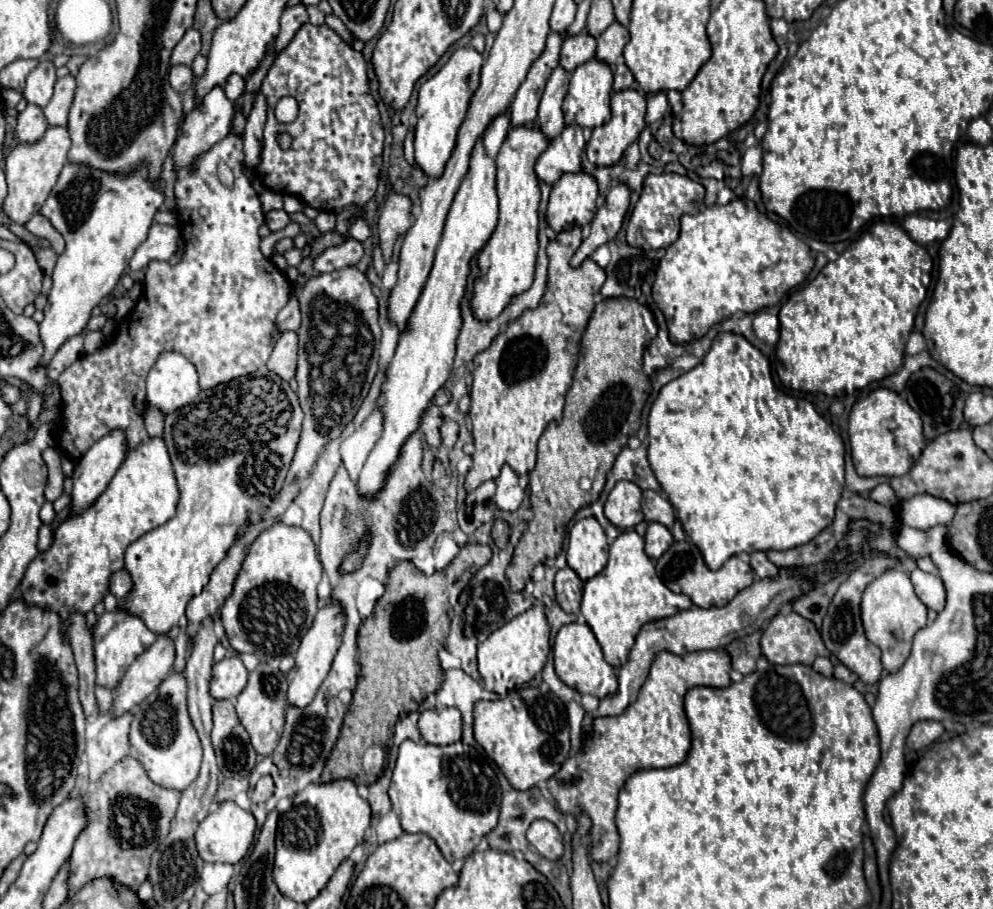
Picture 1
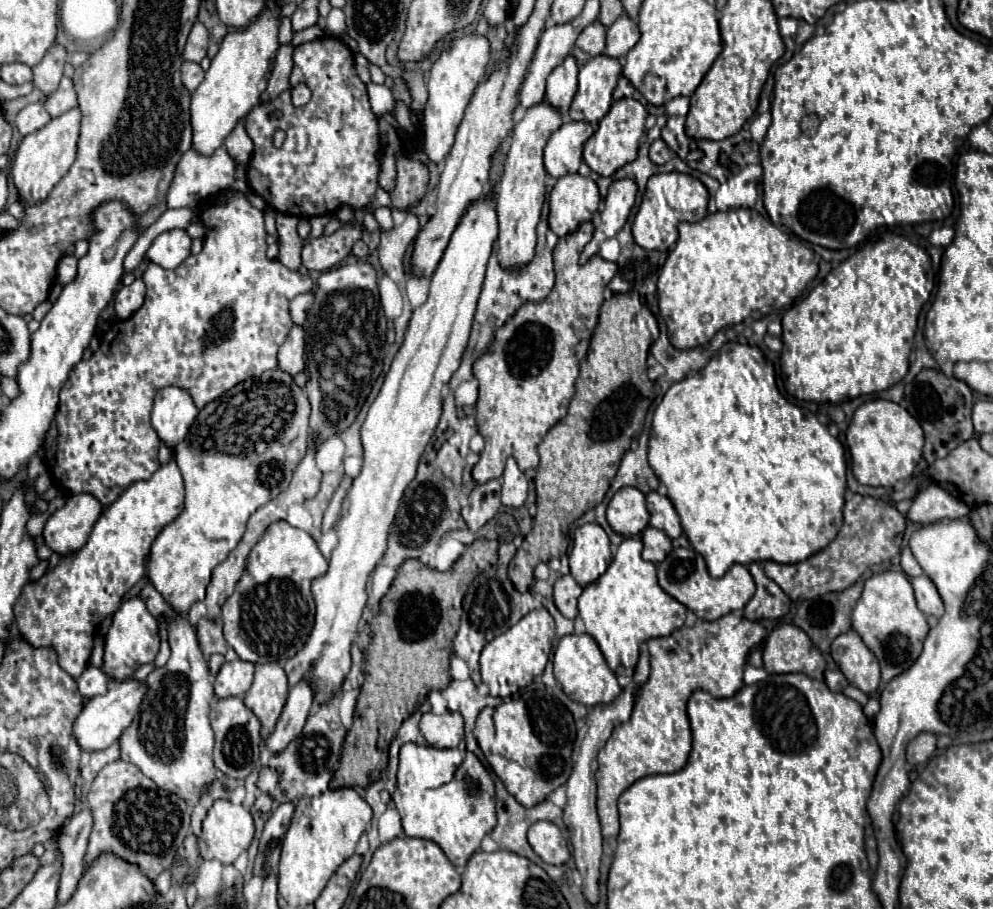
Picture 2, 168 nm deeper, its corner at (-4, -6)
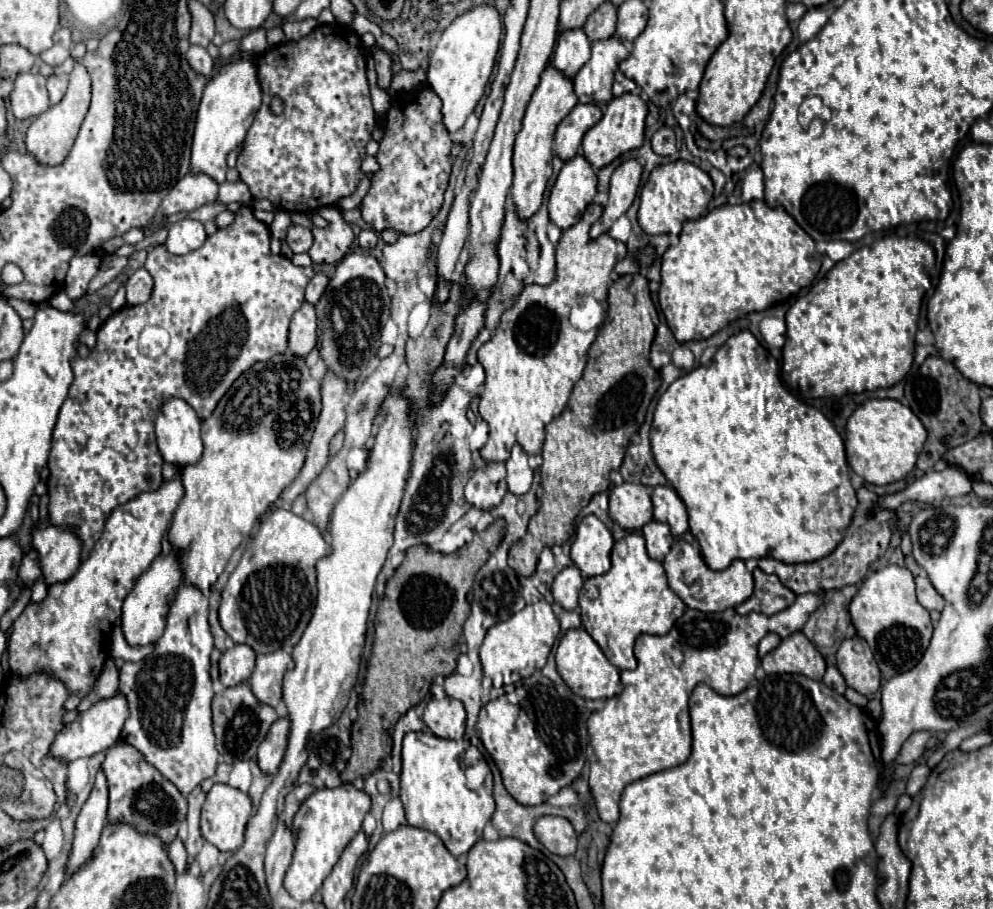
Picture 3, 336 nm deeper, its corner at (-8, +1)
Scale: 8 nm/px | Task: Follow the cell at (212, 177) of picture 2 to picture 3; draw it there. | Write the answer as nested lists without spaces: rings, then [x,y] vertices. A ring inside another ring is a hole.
[[[187,173],[179,183],[171,189],[171,193],[163,199],[163,213],[189,213],[205,203],[213,203],[217,199],[219,185],[207,175],[191,175]]]

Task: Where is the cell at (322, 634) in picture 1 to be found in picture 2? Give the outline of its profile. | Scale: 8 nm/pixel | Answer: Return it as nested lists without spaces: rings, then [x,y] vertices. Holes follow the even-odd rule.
[[[301,678],[291,690],[287,704],[277,720],[273,734],[267,738],[267,748],[271,752],[283,750],[293,738],[297,738],[305,726],[305,720],[313,706],[313,686],[307,678]]]

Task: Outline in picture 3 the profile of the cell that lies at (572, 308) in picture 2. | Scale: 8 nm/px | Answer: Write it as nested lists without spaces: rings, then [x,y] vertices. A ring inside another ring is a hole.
[[[591,203],[579,223],[563,231],[555,251],[557,273],[551,285],[525,285],[513,307],[501,315],[501,323],[491,339],[477,353],[487,375],[479,403],[479,415],[489,425],[489,441],[481,449],[487,461],[505,463],[515,443],[529,455],[541,453],[545,425],[555,415],[561,415],[573,385],[583,375],[587,349],[597,331],[573,329],[569,311],[581,295],[593,295],[599,303],[607,303],[609,275],[615,263],[627,253],[625,243],[613,239],[609,233],[603,233],[599,239],[589,237],[589,227],[601,213],[603,207]]]

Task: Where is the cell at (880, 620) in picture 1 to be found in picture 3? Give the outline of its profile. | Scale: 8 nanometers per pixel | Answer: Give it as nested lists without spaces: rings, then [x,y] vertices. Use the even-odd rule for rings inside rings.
[[[887,565],[865,577],[857,595],[851,599],[849,613],[857,635],[867,641],[885,681],[913,669],[929,647],[933,633],[931,617],[915,597],[915,581],[907,567]]]

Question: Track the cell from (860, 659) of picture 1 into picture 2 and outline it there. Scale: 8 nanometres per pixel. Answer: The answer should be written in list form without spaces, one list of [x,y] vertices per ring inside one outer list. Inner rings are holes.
[[[853,628],[849,632],[839,634],[831,642],[831,656],[853,686],[857,686],[865,694],[873,694],[879,688],[879,662]]]

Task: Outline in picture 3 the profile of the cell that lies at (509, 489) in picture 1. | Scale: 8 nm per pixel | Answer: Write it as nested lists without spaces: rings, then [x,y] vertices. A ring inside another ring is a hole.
[[[515,445],[511,457],[507,459],[507,487],[515,495],[525,495],[533,481],[533,469],[527,463],[527,453],[523,447]]]

